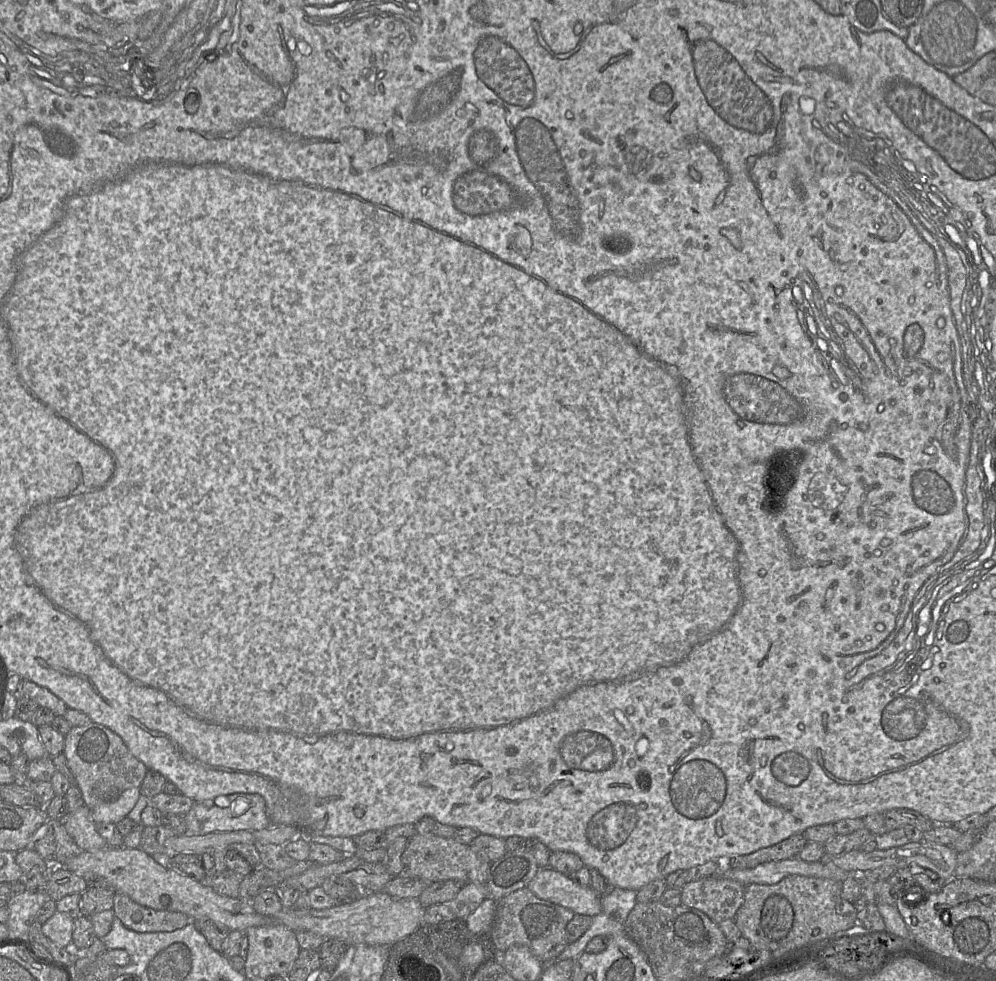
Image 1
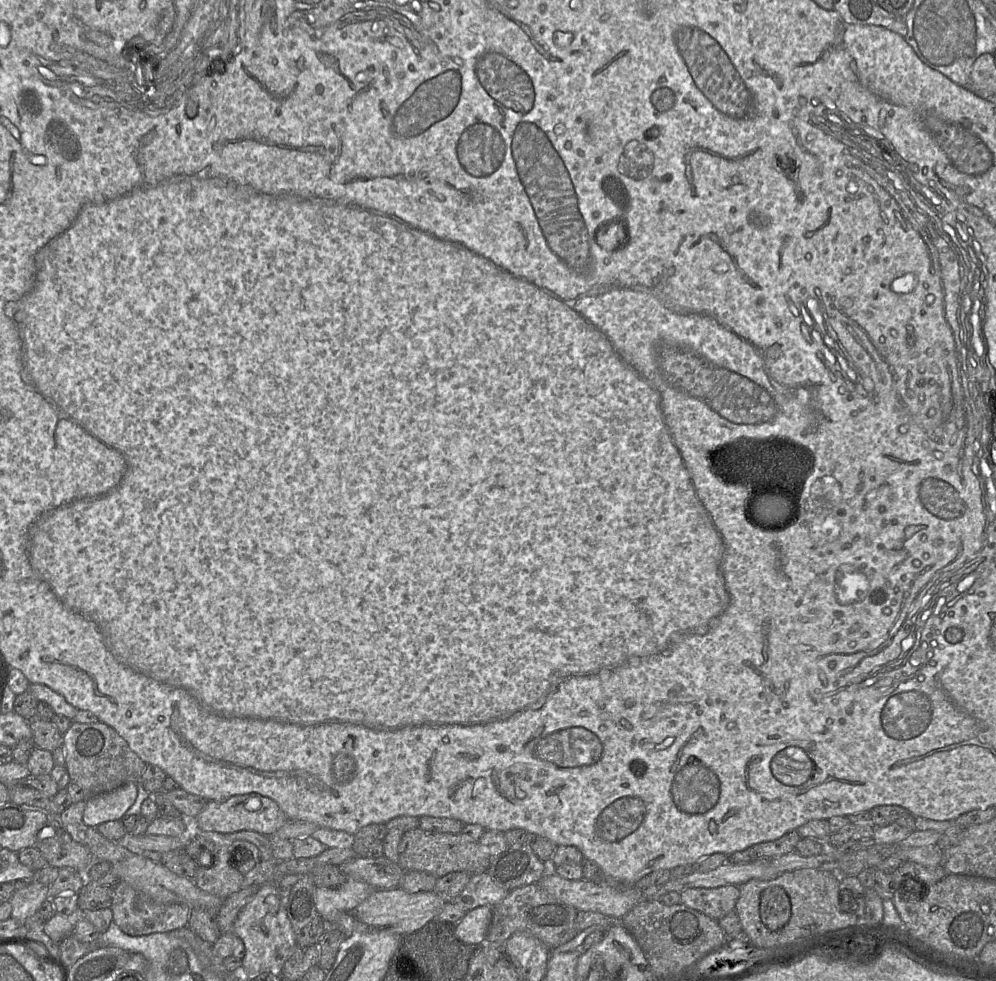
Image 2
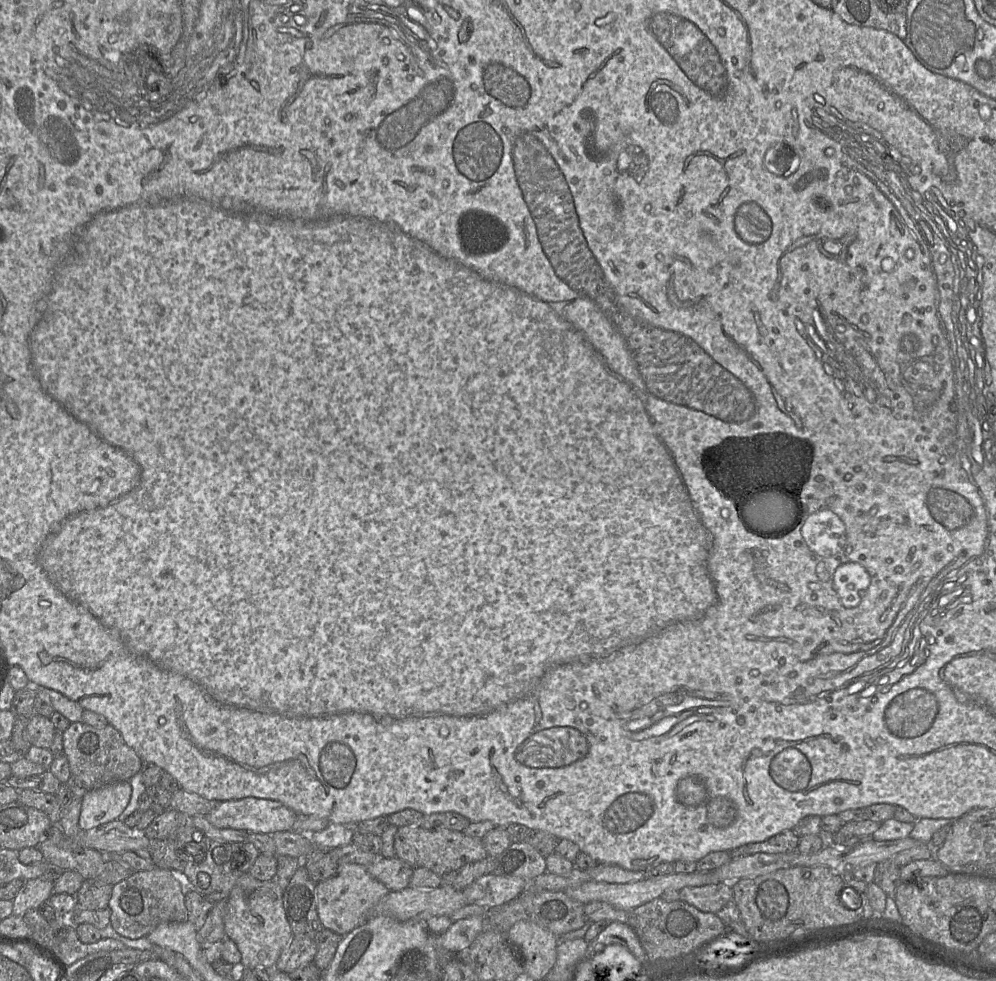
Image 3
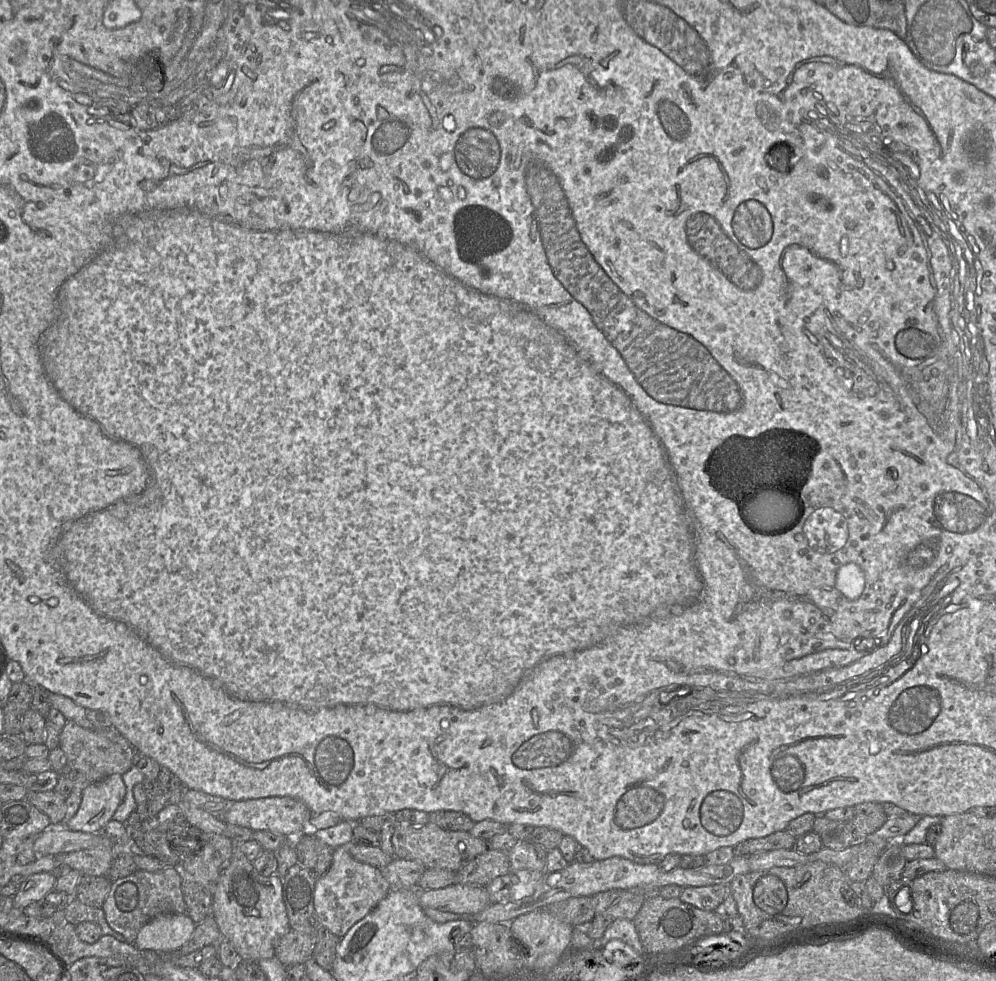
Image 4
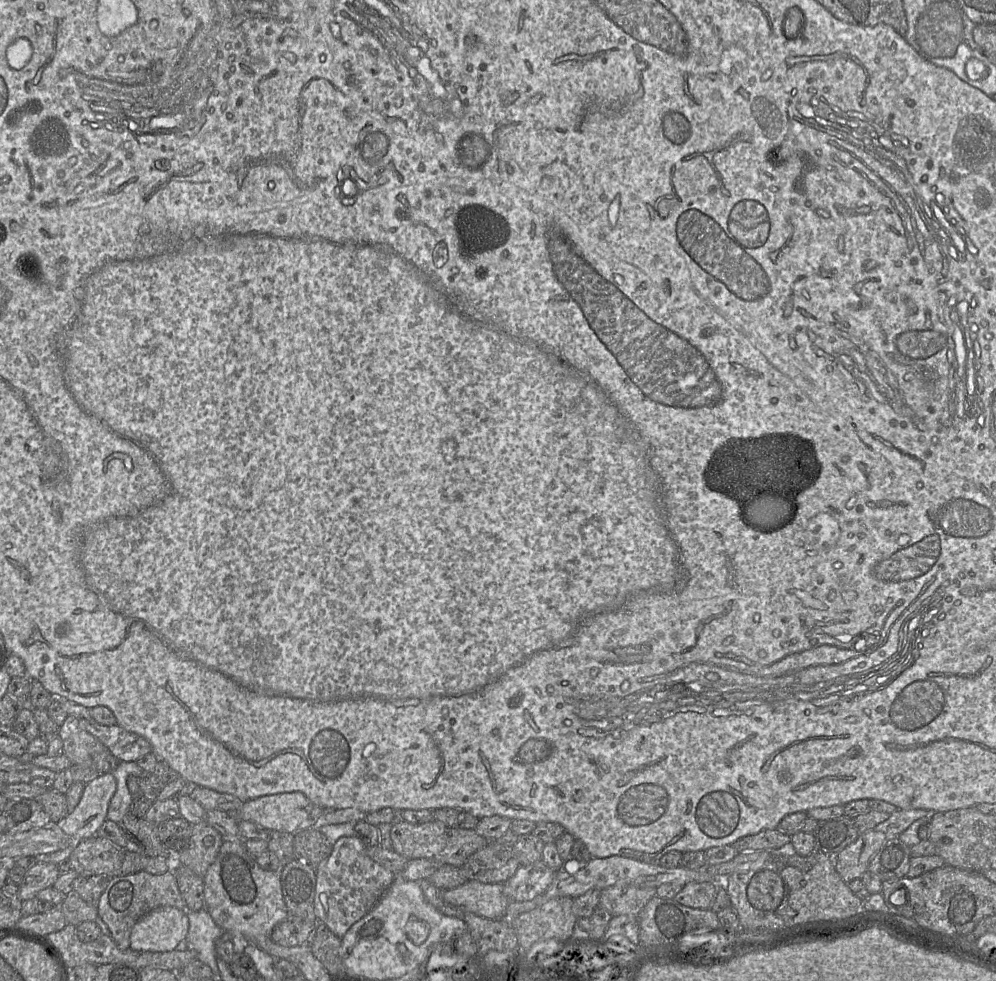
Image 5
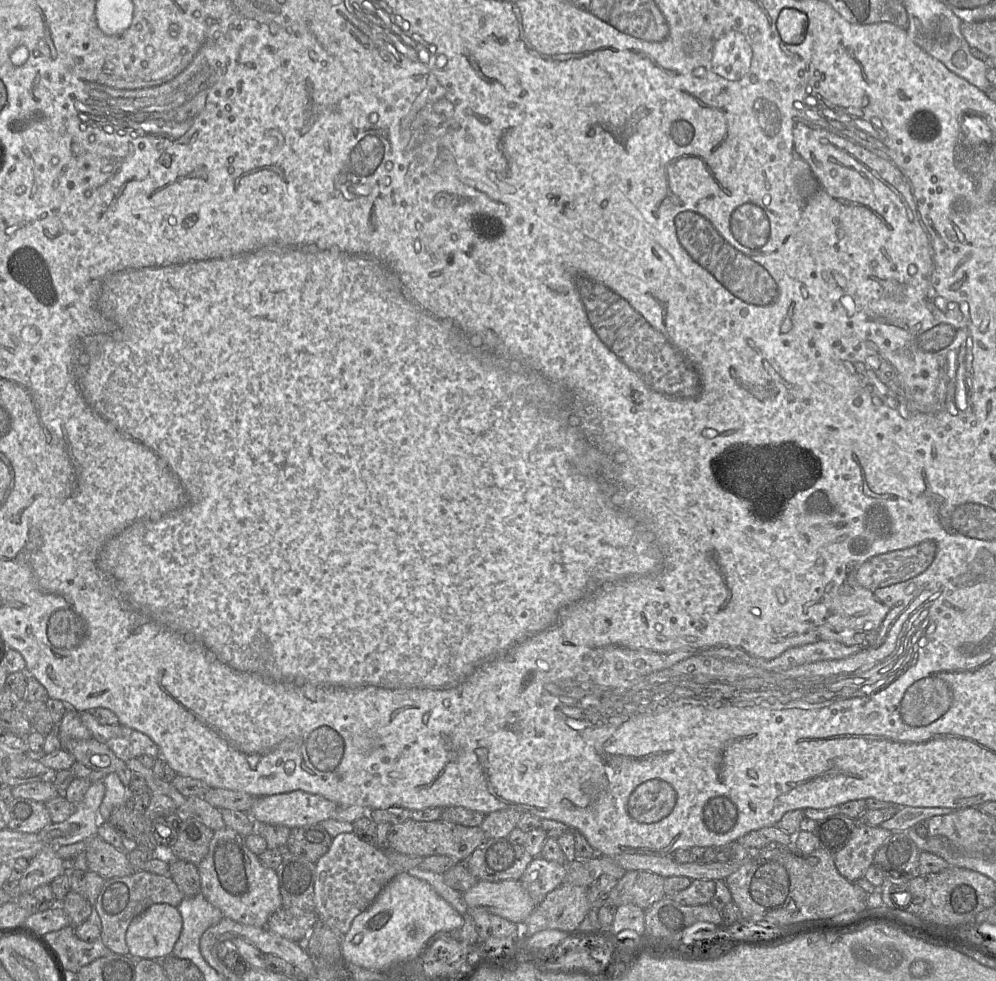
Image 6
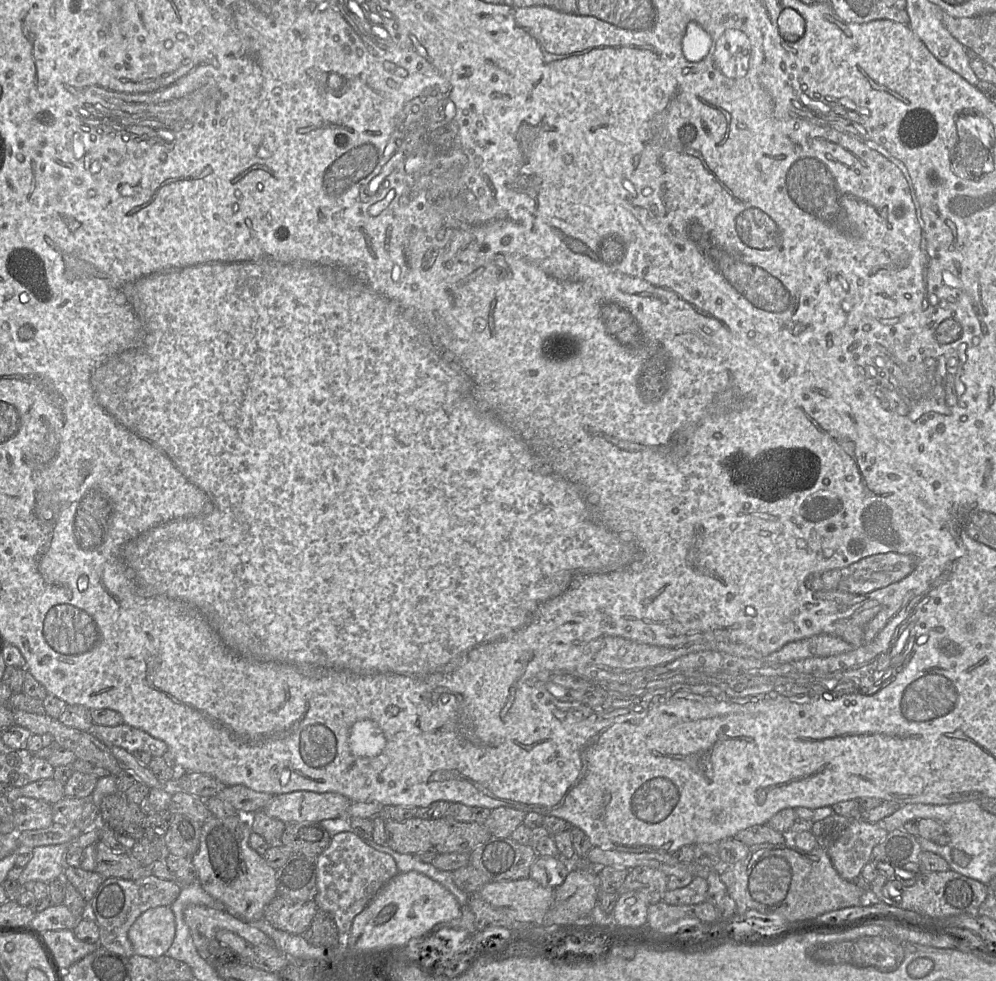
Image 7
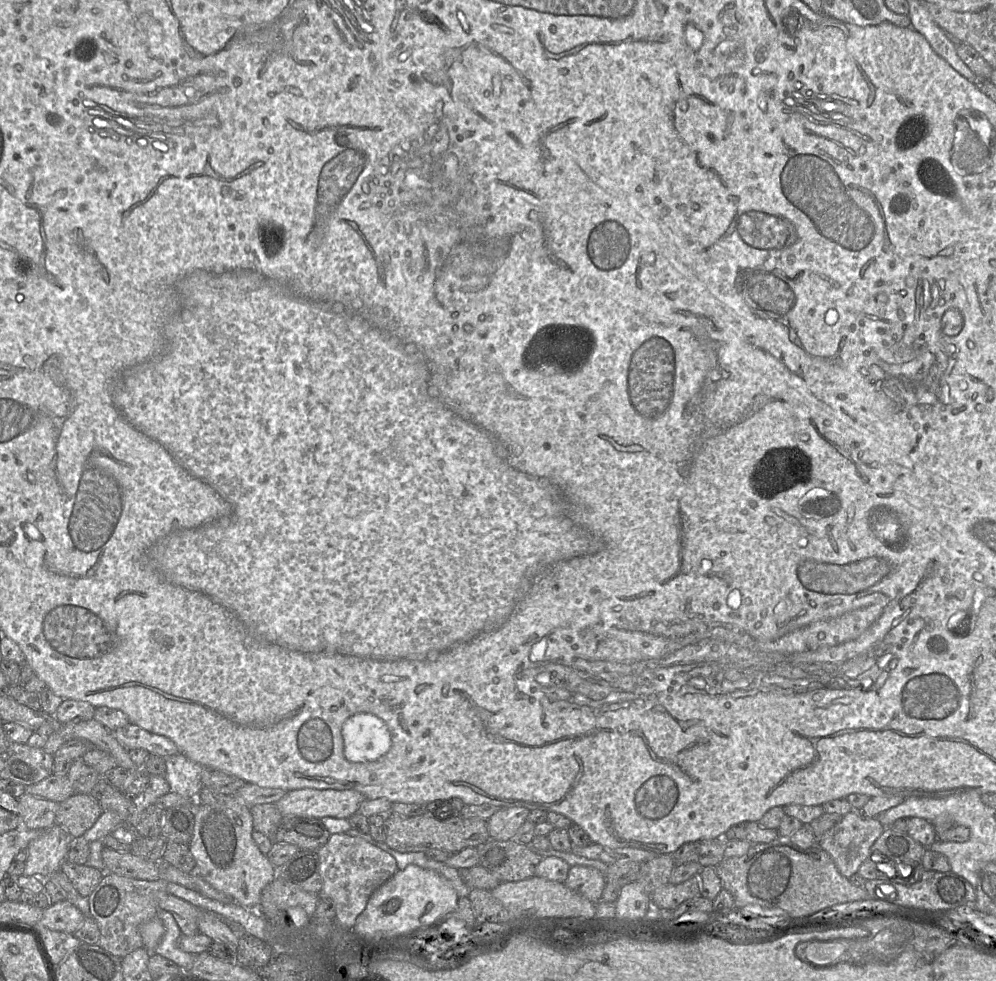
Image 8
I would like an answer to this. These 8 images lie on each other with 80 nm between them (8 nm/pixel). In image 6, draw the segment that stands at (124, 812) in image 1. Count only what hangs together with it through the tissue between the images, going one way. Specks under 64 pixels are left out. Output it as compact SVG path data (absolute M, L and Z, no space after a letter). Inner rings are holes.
M103 780L93 782L75 812L65 821L50 823L37 834L45 846L57 848L97 835L99 808L105 795Z

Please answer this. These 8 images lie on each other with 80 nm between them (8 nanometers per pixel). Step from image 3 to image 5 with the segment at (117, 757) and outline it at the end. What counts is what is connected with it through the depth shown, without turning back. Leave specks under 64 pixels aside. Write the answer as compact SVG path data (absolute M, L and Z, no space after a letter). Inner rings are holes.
M71 715L59 727L59 737L63 742L63 753L72 765L88 767L99 773L112 773L120 762Z

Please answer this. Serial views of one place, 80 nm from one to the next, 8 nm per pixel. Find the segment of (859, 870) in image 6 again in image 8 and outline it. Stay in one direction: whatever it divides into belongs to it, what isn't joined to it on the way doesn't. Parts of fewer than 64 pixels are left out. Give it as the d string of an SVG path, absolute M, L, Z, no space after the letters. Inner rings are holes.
M850 811L817 841L817 845L829 854L839 872L849 878L858 872L884 830L876 817L866 818L860 812Z

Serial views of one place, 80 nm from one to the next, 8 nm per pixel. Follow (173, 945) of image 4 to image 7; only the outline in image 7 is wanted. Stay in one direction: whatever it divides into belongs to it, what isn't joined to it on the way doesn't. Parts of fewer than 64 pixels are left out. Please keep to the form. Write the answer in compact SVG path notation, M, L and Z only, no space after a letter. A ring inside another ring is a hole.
M158 906L142 913L128 931L136 955L157 959L165 955L176 932L175 915L170 906Z

